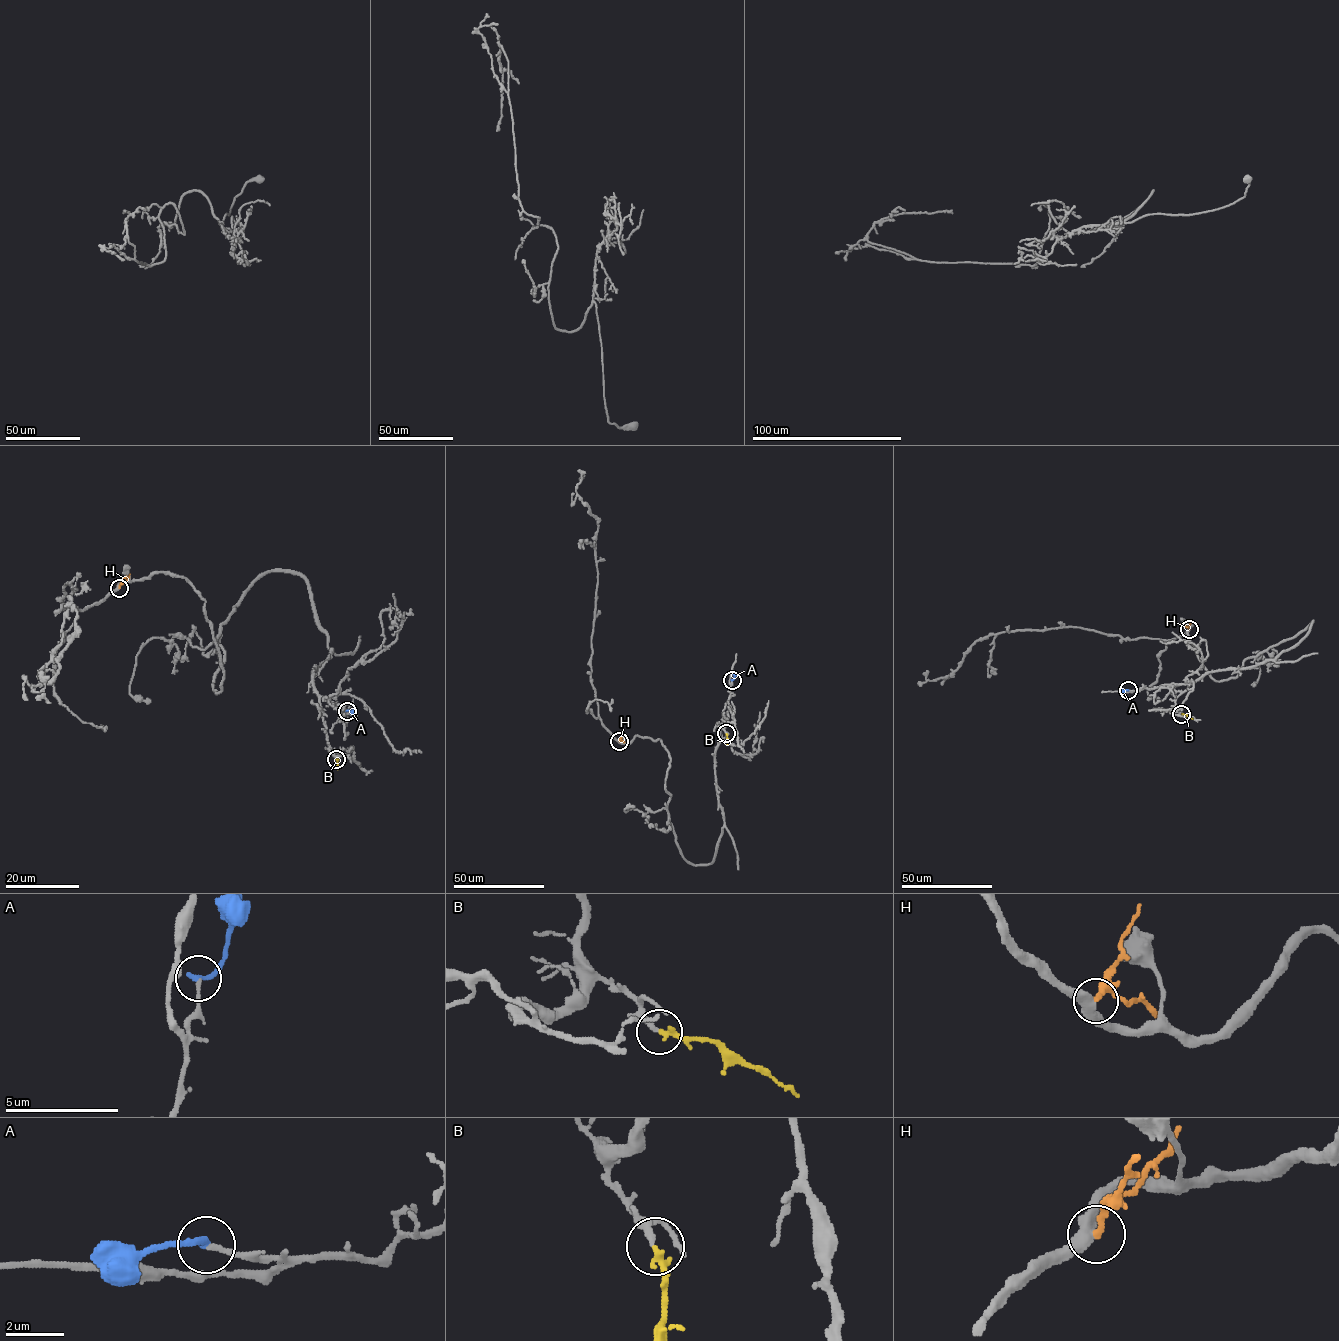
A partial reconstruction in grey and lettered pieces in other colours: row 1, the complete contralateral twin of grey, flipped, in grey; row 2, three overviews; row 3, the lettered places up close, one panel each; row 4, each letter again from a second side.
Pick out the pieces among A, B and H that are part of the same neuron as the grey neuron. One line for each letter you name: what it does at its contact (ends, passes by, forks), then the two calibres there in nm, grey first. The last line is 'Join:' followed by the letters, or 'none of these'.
B: it ends | 220/240 nm
Join: B

